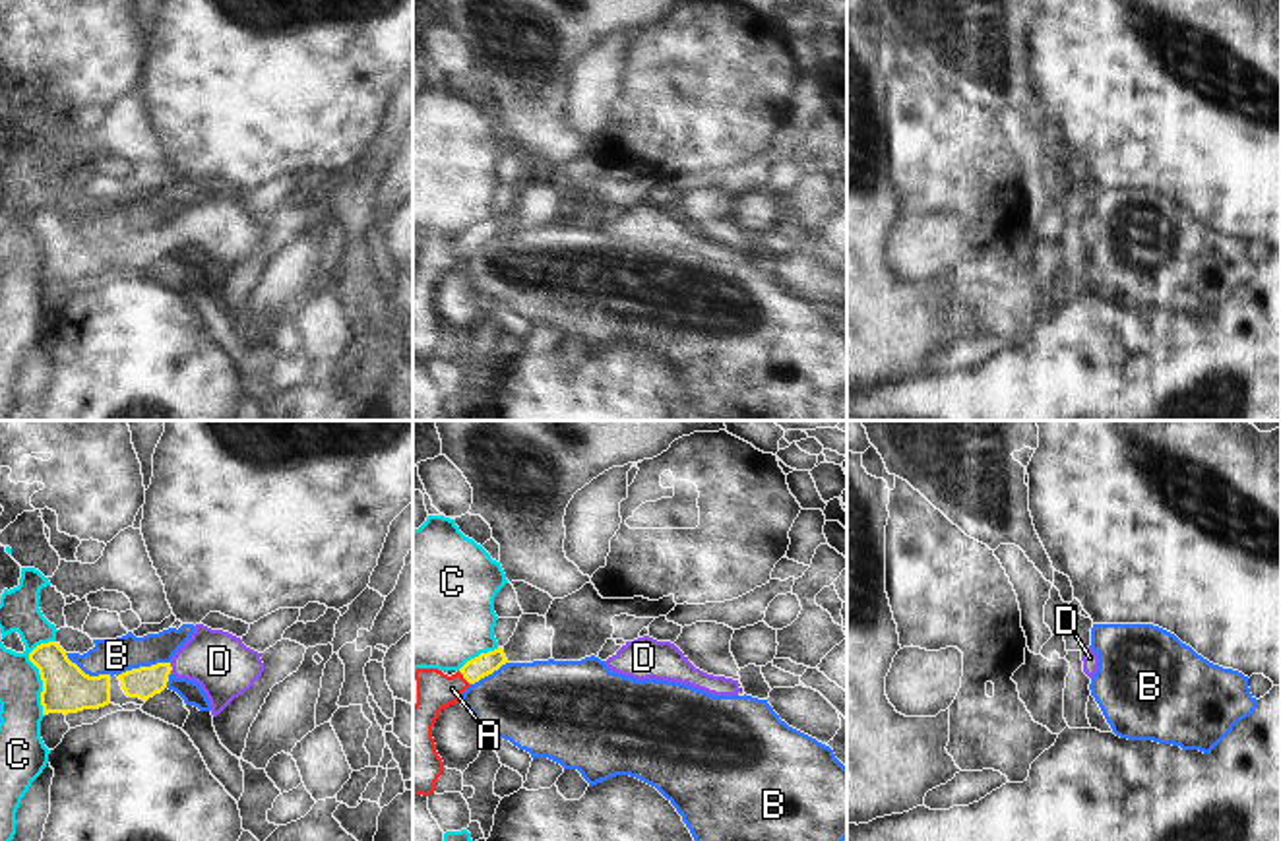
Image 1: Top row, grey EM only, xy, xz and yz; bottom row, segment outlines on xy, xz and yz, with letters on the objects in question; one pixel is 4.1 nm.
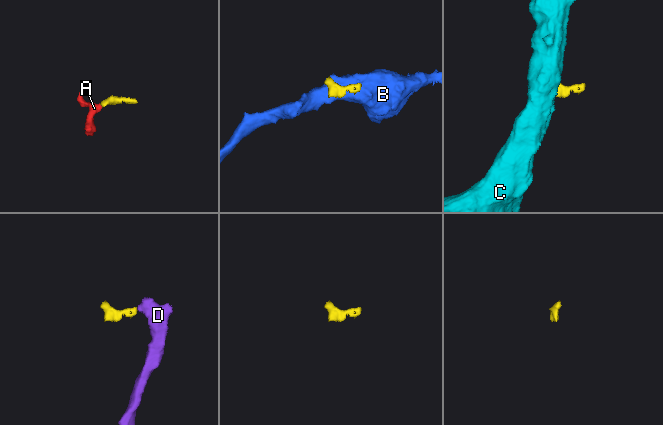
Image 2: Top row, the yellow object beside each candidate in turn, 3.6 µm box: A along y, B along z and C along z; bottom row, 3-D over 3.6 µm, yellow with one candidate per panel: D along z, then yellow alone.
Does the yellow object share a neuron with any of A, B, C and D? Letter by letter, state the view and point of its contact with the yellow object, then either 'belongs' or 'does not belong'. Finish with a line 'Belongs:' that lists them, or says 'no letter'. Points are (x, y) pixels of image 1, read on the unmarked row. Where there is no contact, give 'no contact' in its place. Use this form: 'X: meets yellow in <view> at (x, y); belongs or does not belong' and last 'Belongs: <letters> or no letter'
A: meets yellow in xz at (464, 243); belongs
B: meets yellow in xy at (142, 233); does not belong
C: meets yellow in xy at (39, 239); does not belong
D: meets yellow in xy at (171, 233); belongs
Belongs: A, D

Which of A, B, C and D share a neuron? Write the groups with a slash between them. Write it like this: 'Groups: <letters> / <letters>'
Groups: A D / B / C

